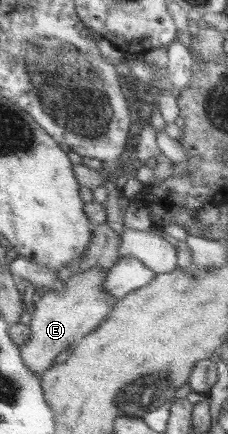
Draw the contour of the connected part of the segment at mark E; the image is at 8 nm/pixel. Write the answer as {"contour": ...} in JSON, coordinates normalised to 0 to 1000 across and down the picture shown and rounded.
{"contour":[[[421,611],[360,629],[285,636],[285,654],[250,673],[184,671],[180,687],[140,703],[136,779],[88,795],[114,846],[167,864],[193,862],[197,850],[237,843],[237,825],[263,811],[320,800],[474,733],[518,694],[461,677],[465,627],[474,620]]]}

